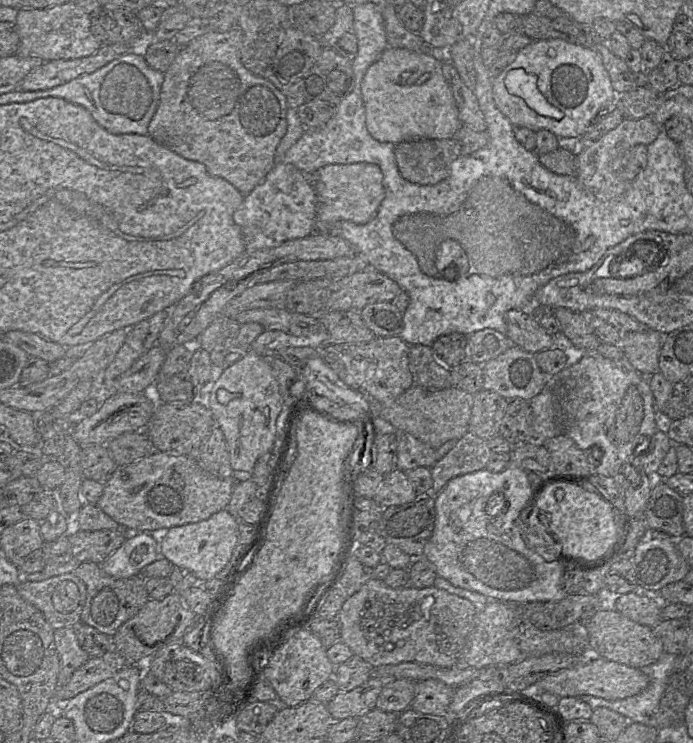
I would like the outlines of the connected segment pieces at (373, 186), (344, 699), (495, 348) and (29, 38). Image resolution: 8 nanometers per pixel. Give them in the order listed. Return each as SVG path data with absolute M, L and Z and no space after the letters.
M372 163L330 164L310 174L315 190L316 231L330 231L341 221L357 224L369 222L376 214L383 198L383 175L379 166Z
M371 676L362 685L348 692L339 692L326 706L333 720L360 718L376 708L383 687L396 680L394 677Z
M486 328L467 337L465 361L479 365L497 357L512 345L506 334Z
M74 1L45 9L22 8L15 20L19 38L16 55L39 58L44 62L90 56L103 45L91 31L91 16Z

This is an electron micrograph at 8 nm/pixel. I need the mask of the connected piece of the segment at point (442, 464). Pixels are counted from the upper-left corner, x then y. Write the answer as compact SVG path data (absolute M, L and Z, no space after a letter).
M468 431L431 467L432 493L438 494L451 479L457 476L486 470L491 454L486 440Z

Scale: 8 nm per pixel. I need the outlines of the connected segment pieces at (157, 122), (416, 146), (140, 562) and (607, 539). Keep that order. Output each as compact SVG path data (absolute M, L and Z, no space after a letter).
M237 25L226 32L207 31L195 38L188 45L180 47L178 53L164 72L164 80L160 93L160 101L148 125L148 135L157 143L172 150L178 155L202 163L208 172L216 177L221 177L233 185L242 195L249 194L262 182L267 173L275 165L275 151L287 130L287 102L284 94L278 90L266 78L251 72L241 61L241 48L244 41L244 33Z
M453 138L405 141L394 149L400 176L417 185L435 185L446 179L451 163L460 156L460 145Z
M133 532L124 543L100 565L114 578L126 579L139 575L140 571L159 557L159 536L148 532Z
M567 483L552 484L537 497L535 505L537 513L544 513L549 520L566 555L584 559L598 558L619 537L609 504L581 487Z

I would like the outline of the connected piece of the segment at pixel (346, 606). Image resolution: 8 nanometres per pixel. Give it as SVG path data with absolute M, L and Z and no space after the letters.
M372 577L361 587L359 591L349 596L345 600L341 610L339 611L337 620L341 630L340 641L345 643L351 649L353 655L361 657L374 669L380 666L397 665L405 662L427 664L439 668L451 668L456 665L457 660L466 645L468 637L473 629L474 620L477 613L477 608L469 600L458 597L444 590L437 589L435 587L415 588L412 586L391 588L385 584L384 580L379 580Z

